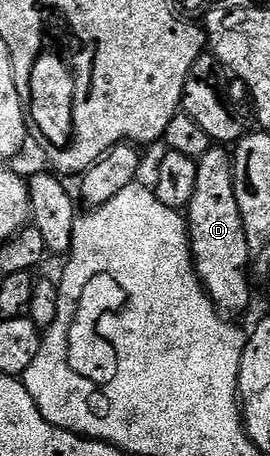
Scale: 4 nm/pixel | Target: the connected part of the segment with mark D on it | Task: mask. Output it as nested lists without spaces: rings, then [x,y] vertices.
[[[214,144],[207,152],[198,159],[196,171],[198,172],[198,180],[194,180],[194,196],[190,200],[190,204],[186,207],[186,221],[188,224],[188,237],[192,244],[192,267],[196,269],[196,275],[200,278],[204,290],[210,296],[210,300],[215,304],[217,310],[225,316],[236,316],[232,314],[244,314],[248,310],[248,305],[252,302],[252,290],[248,287],[248,274],[244,269],[248,266],[248,254],[250,255],[250,247],[248,237],[244,231],[242,224],[242,212],[238,212],[238,196],[234,196],[234,176],[232,175],[232,154],[229,153],[223,145]]]

